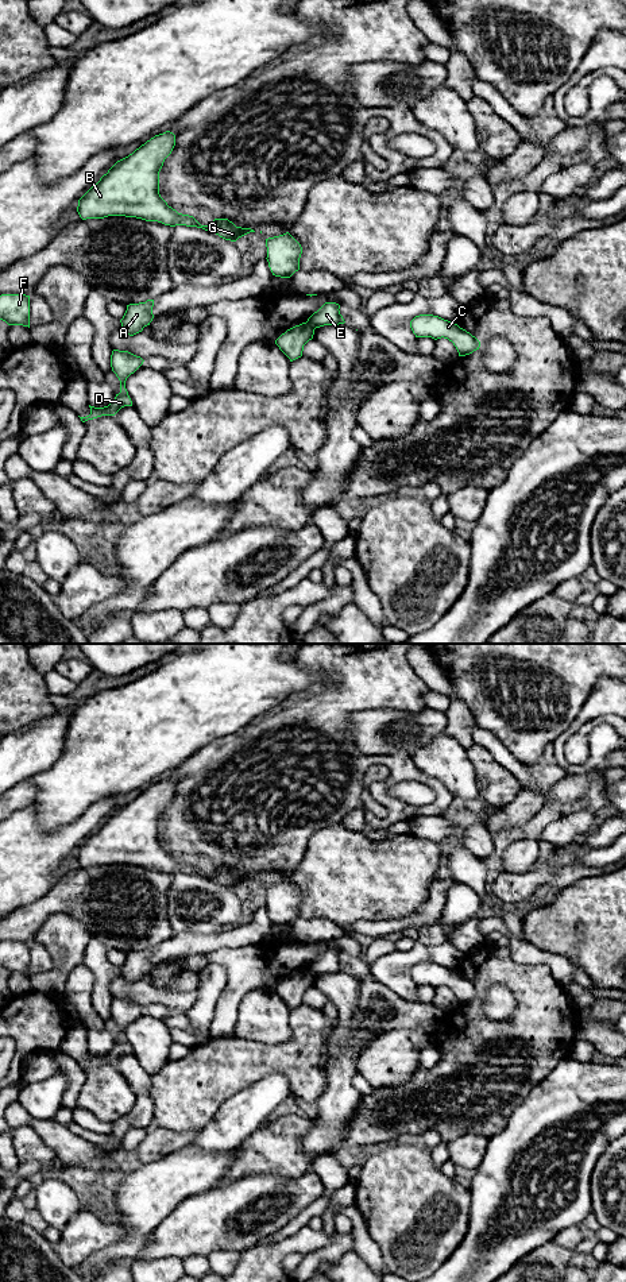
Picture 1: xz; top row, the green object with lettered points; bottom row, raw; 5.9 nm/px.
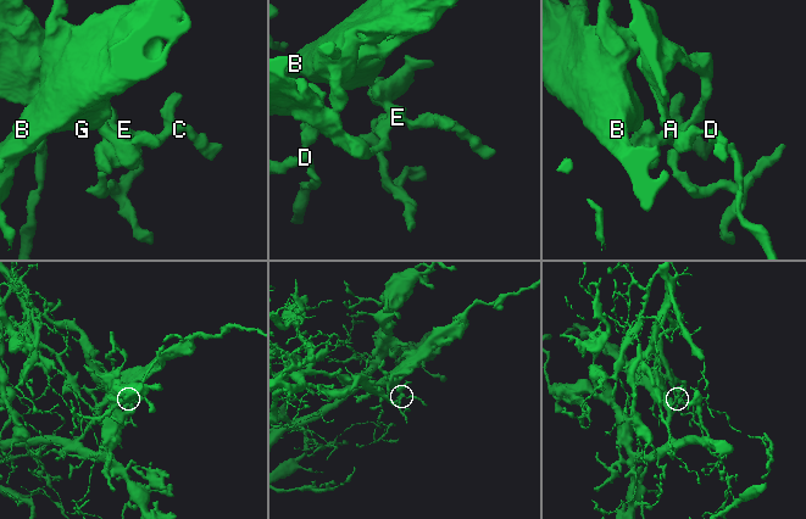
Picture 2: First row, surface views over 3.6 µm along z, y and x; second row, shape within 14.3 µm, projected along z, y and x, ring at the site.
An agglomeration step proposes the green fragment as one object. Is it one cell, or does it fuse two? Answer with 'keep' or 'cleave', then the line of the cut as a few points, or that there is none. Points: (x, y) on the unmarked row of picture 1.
cleave; cut xz (306, 969), (315, 976)

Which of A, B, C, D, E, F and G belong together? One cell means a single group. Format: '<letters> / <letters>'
A D / B C E F G

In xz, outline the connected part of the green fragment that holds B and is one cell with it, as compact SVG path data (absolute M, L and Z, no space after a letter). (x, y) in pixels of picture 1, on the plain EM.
M166 779L117 808L78 847L80 865L86 868L125 864L170 874L197 874L231 889L255 880L251 876L236 874L228 866L215 866L209 873L201 873L193 864L178 861L167 853L159 842L159 819L174 793L175 783Z

